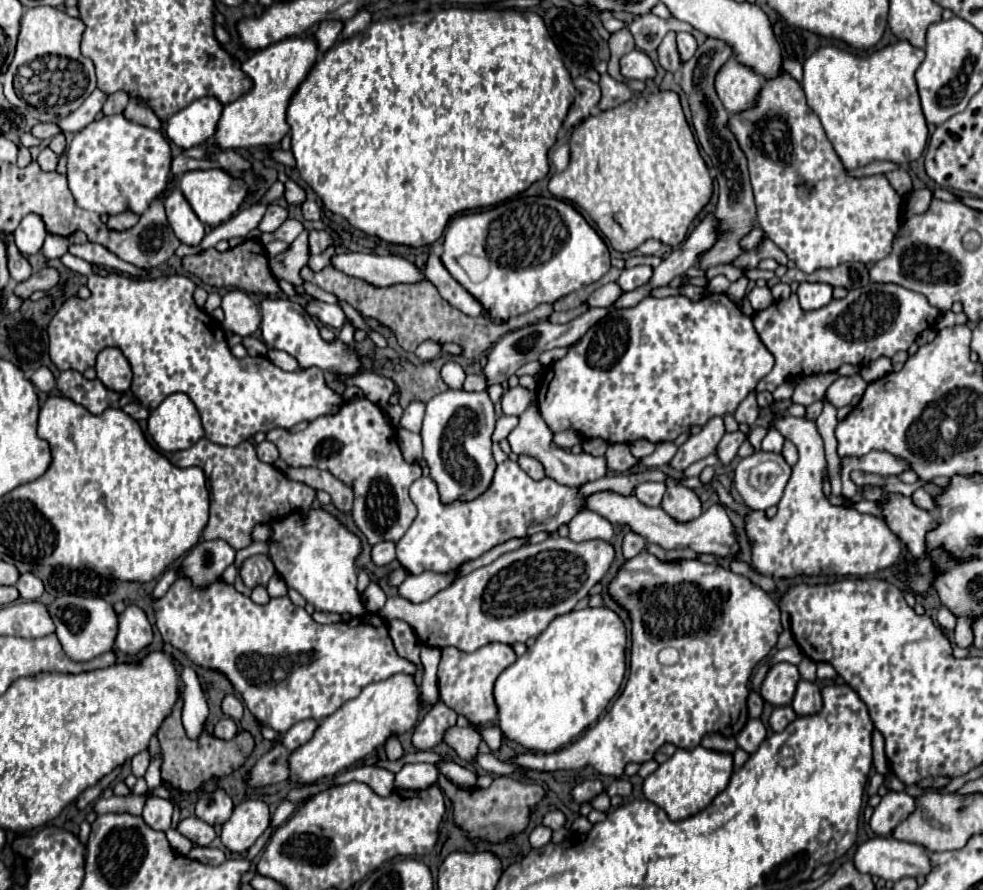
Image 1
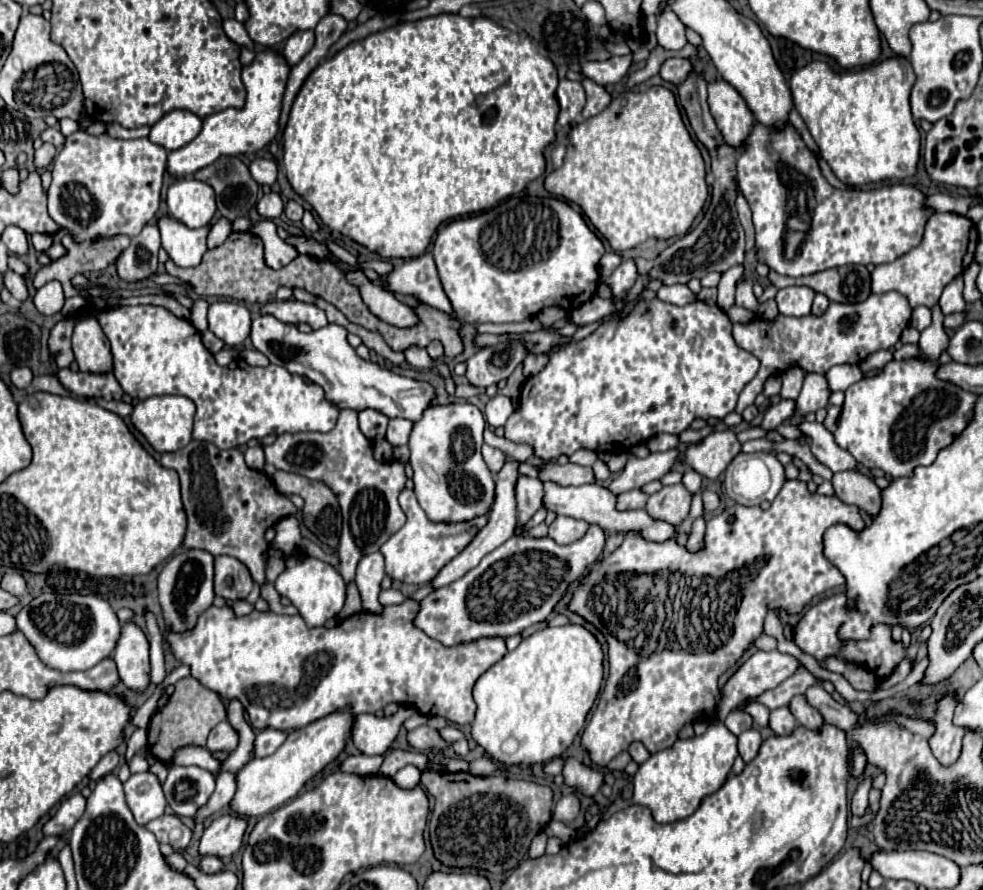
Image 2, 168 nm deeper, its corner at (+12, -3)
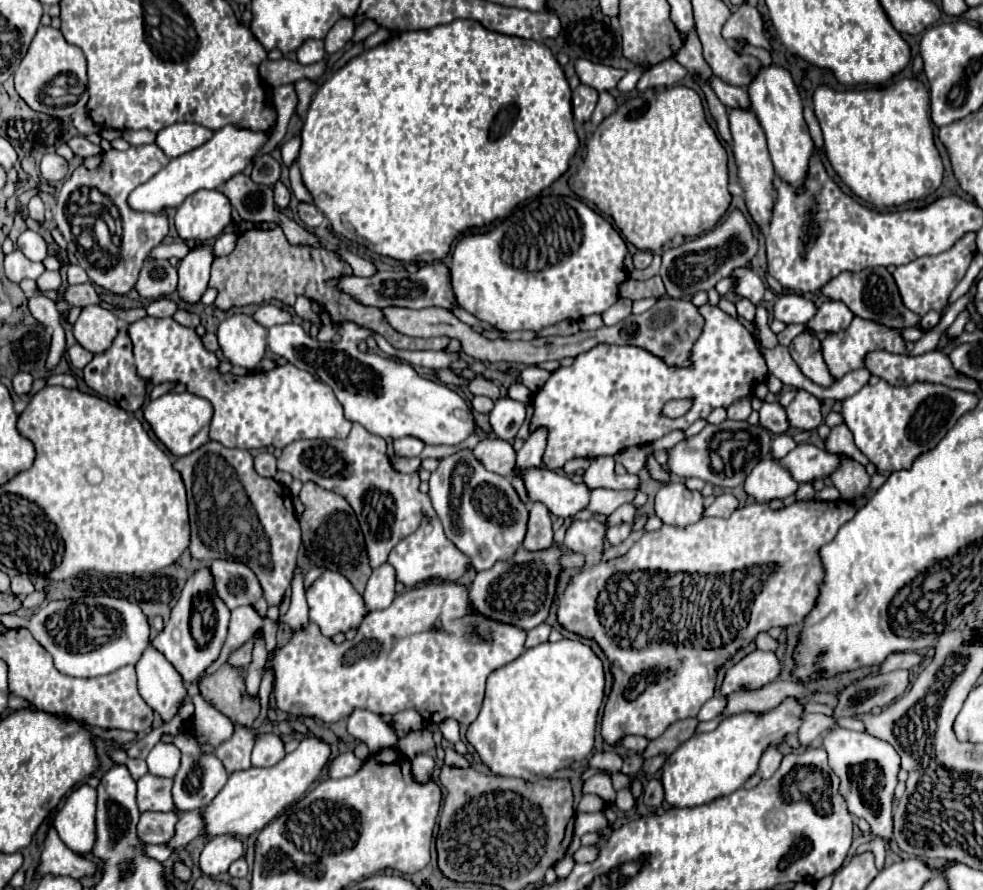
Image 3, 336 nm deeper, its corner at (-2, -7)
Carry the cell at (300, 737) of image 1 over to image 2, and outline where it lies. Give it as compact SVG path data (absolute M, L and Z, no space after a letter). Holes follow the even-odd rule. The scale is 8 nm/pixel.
M264 729L264 731L258 731L256 733L256 739L254 739L254 751L252 751L252 757L268 757L272 755L282 743L286 741L286 733L278 731L278 729Z

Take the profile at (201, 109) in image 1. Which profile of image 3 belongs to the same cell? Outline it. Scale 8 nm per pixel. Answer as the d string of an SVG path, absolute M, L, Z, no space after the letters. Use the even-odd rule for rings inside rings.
M174 123L170 127L164 127L158 137L156 145L168 155L168 157L180 157L200 145L204 145L212 137L212 131L198 123Z

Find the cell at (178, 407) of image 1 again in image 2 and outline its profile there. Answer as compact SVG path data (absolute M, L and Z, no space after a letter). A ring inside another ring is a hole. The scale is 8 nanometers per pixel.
M162 395L162 397L148 397L136 403L130 419L132 419L132 425L148 439L148 443L158 453L168 453L168 451L178 451L190 443L194 413L196 413L196 407L188 397Z

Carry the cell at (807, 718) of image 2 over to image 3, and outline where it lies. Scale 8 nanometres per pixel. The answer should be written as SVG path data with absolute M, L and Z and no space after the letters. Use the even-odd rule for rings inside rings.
M830 729L824 737L824 749L828 753L830 767L840 775L840 793L846 797L848 811L870 823L872 835L890 839L892 835L892 801L894 801L894 787L896 787L896 773L900 757L896 755L894 747L872 737L866 733L850 731L850 729Z

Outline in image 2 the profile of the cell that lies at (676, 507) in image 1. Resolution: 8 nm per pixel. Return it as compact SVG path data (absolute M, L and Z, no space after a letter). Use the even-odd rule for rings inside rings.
M682 483L668 485L648 497L646 511L652 519L666 521L670 525L680 525L690 513L690 497L692 495Z

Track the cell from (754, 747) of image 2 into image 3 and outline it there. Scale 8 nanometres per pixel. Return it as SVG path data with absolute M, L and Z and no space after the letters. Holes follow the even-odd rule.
M770 745L766 747L766 751L762 753L762 759L760 759L760 765L758 765L758 775L762 779L768 779L776 773L776 769L780 767L780 759L782 759L782 753L778 751L778 747Z

